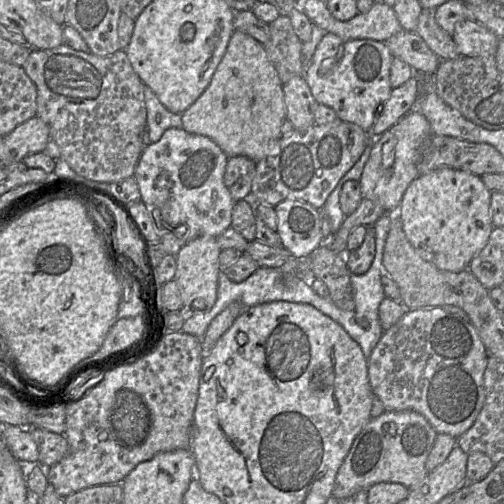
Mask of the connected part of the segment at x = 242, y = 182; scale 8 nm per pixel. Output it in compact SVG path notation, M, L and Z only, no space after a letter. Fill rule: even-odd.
M246 156L228 158L224 172L224 184L235 202L250 199L255 167L256 162Z

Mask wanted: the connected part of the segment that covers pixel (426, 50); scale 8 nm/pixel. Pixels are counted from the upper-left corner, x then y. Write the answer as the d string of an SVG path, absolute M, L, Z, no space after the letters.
M402 29L385 42L391 54L405 61L415 73L435 75L441 59L429 48L427 43L415 32Z

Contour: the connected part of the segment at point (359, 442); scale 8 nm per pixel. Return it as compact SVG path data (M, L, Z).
M388 411L371 418L362 431L356 436L349 453L341 464L334 483L332 496L343 499L367 490L376 483L394 482L411 488L422 488L423 479L429 474L426 460L435 442L437 432L428 420L415 411Z

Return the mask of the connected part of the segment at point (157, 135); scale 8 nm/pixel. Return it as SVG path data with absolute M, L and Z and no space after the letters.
M144 85L144 100L146 106L147 142L160 140L169 128L182 128L181 114L168 111L158 100L155 93Z

